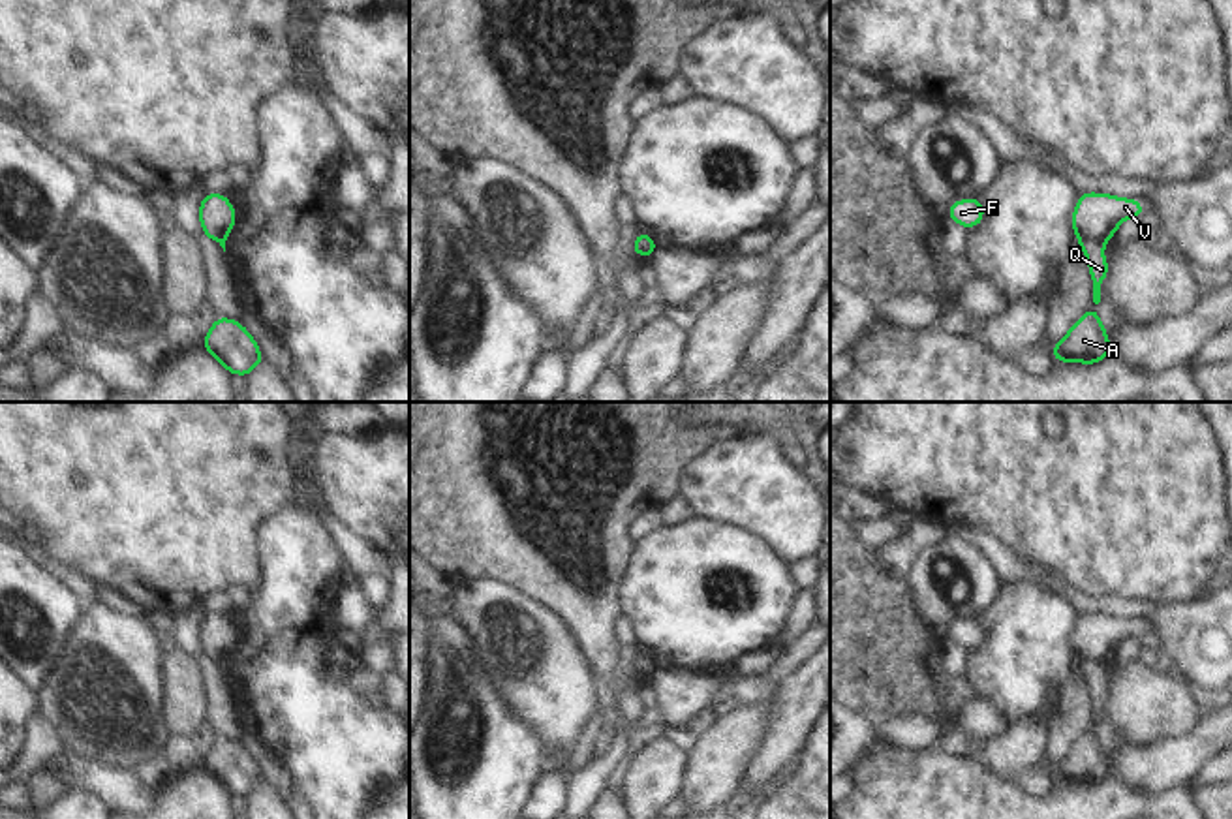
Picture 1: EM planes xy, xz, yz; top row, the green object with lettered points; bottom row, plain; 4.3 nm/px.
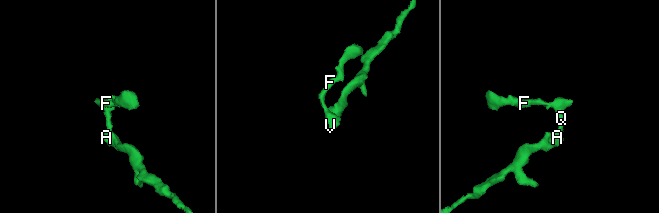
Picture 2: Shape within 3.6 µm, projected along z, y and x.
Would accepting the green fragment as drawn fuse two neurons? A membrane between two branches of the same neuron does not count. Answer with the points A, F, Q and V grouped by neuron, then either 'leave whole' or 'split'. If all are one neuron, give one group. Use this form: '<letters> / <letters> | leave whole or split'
A Q / F V | split

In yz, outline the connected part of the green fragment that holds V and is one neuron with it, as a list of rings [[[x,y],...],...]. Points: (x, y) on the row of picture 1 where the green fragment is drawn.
[[[1087,192],[1078,195],[1070,224],[1078,242],[1106,242],[1125,218],[1142,218],[1142,212],[1142,201]]]

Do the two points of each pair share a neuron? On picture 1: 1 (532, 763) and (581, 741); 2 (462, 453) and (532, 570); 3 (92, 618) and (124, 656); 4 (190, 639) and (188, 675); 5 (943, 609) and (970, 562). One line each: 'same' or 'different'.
1: different
2: same
3: same
4: different
5: same

